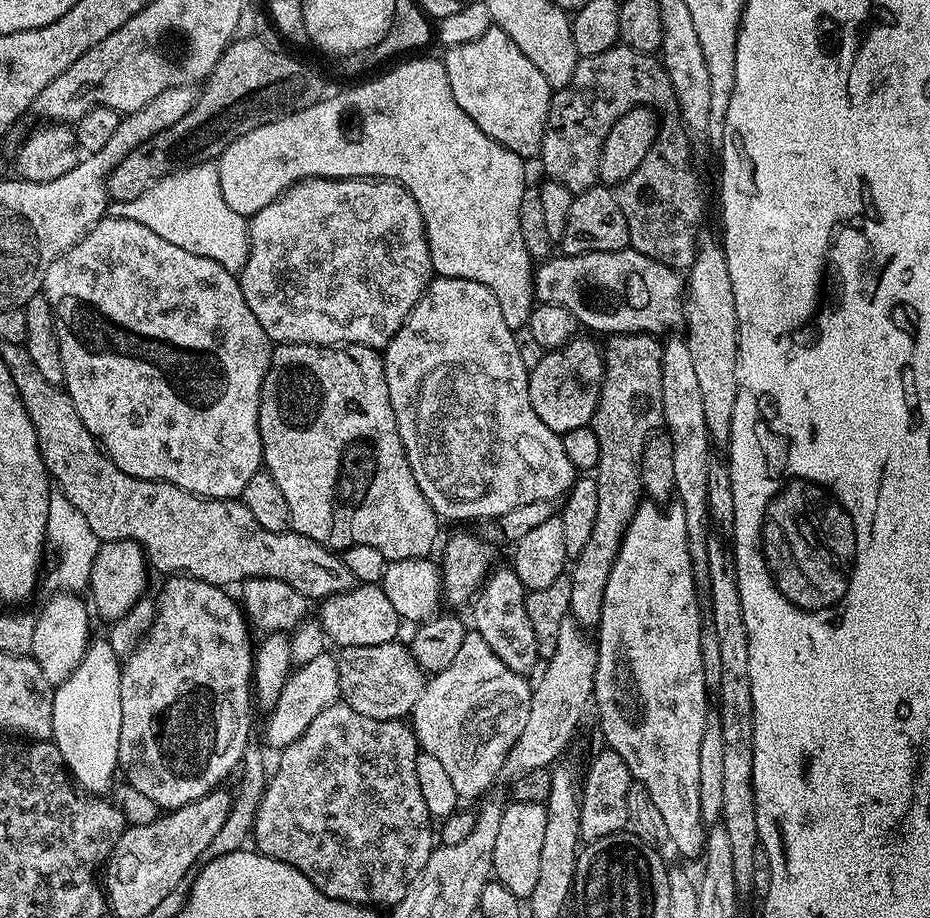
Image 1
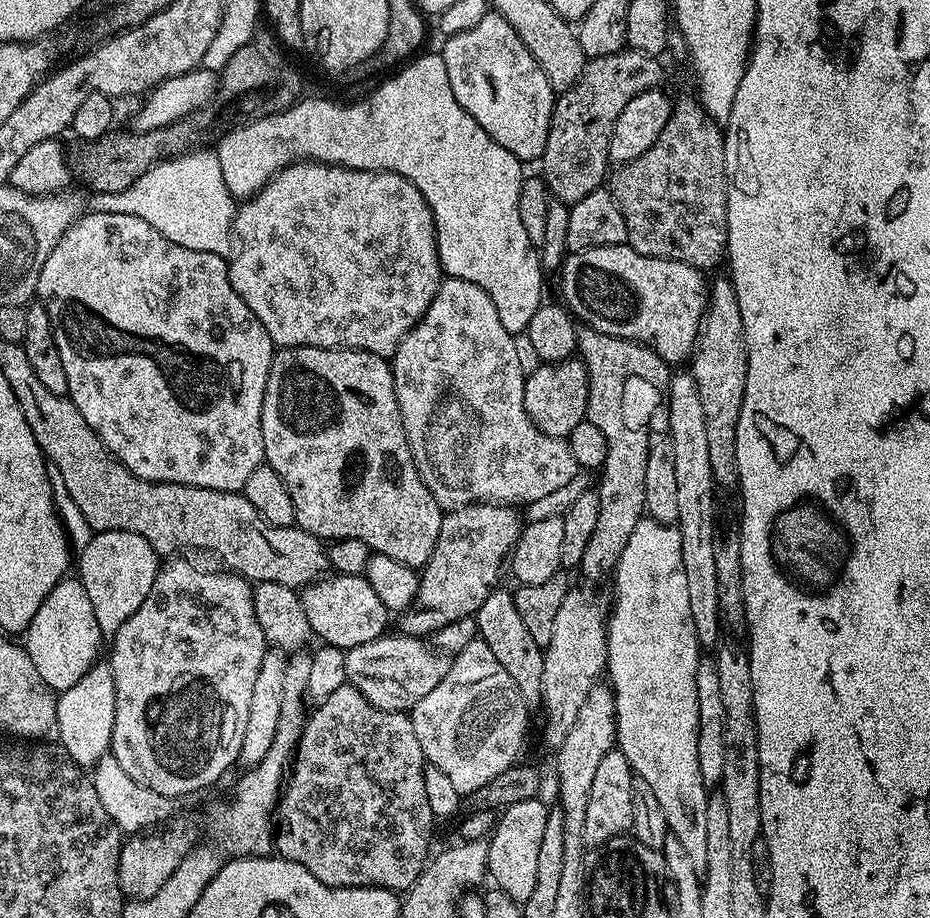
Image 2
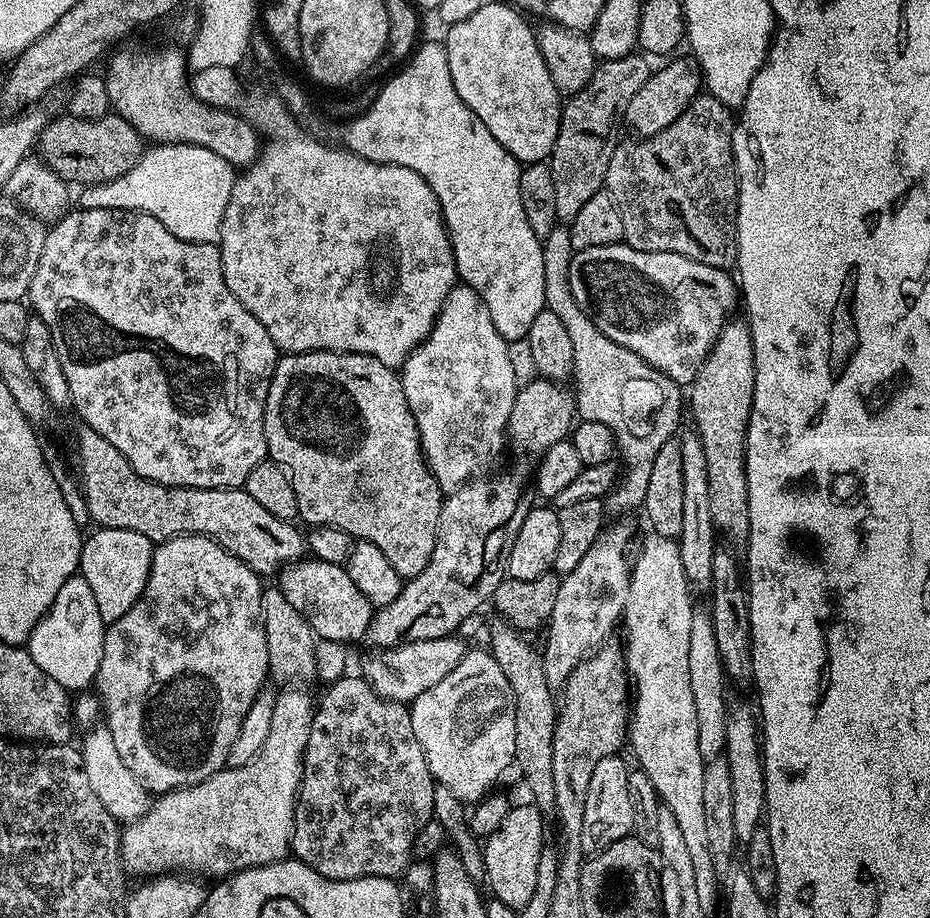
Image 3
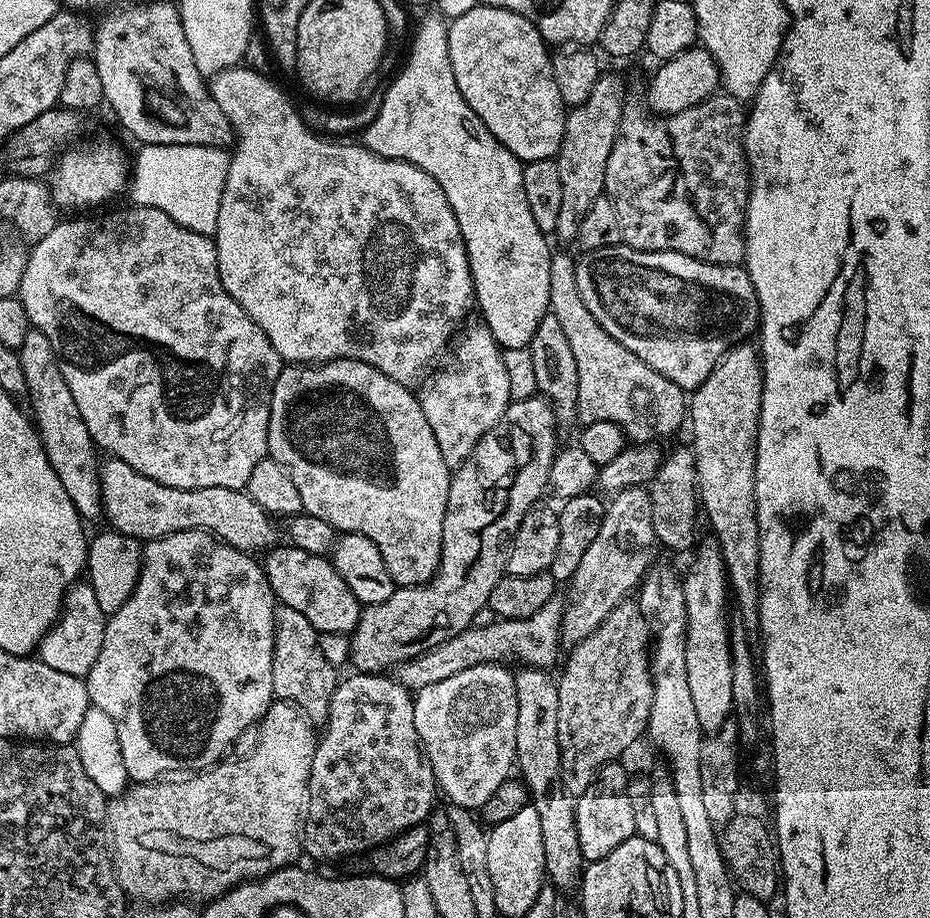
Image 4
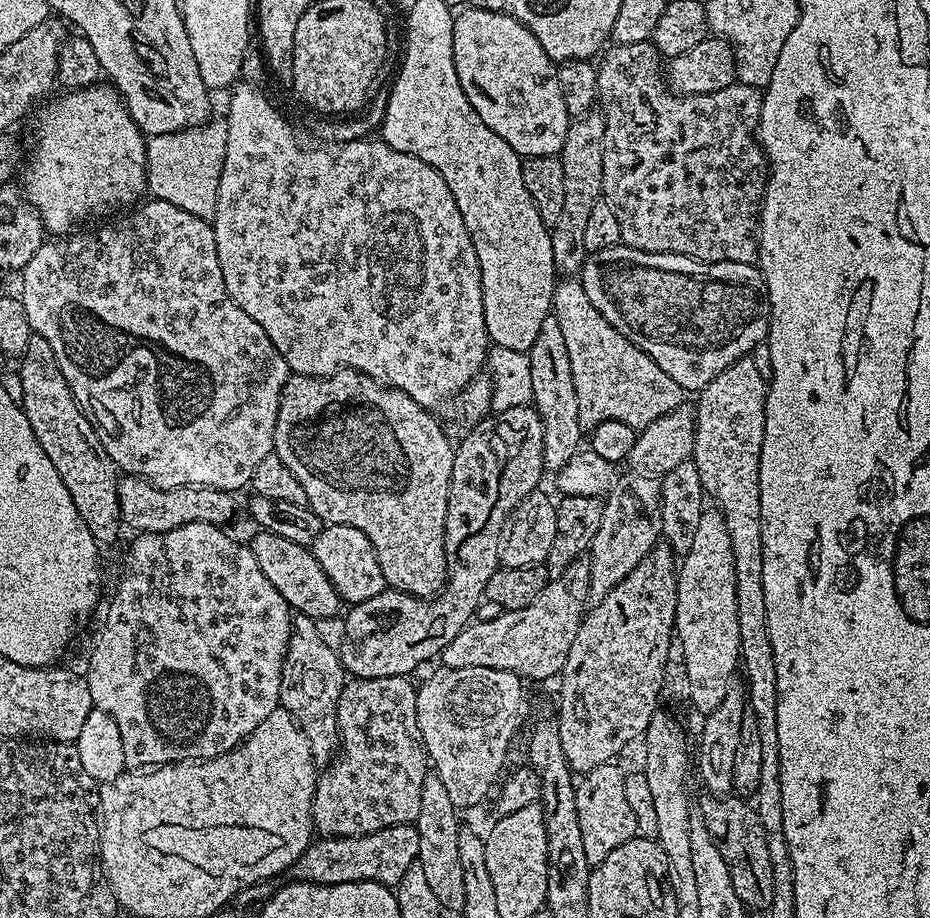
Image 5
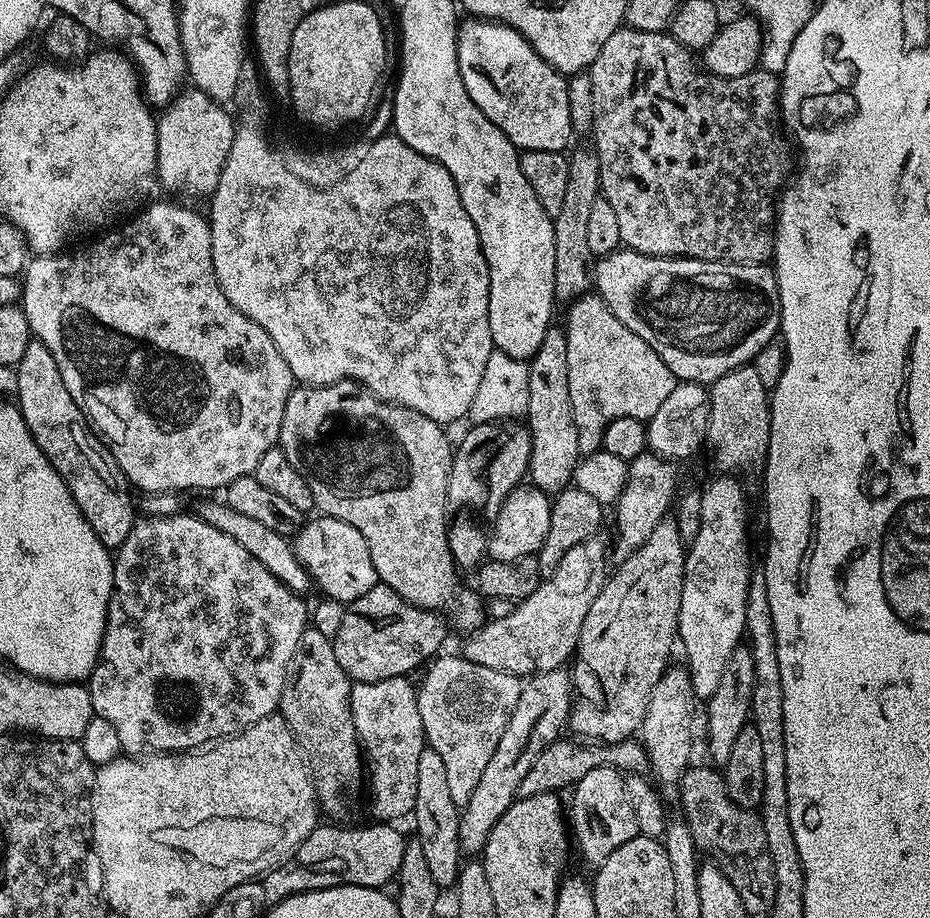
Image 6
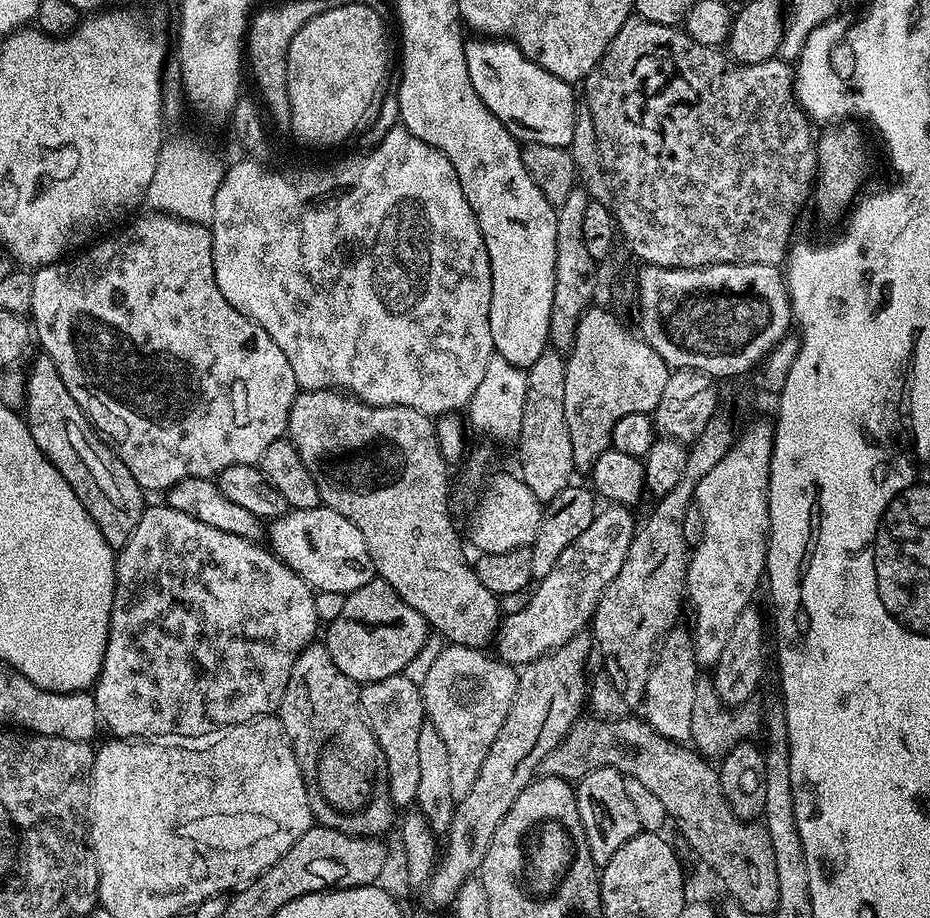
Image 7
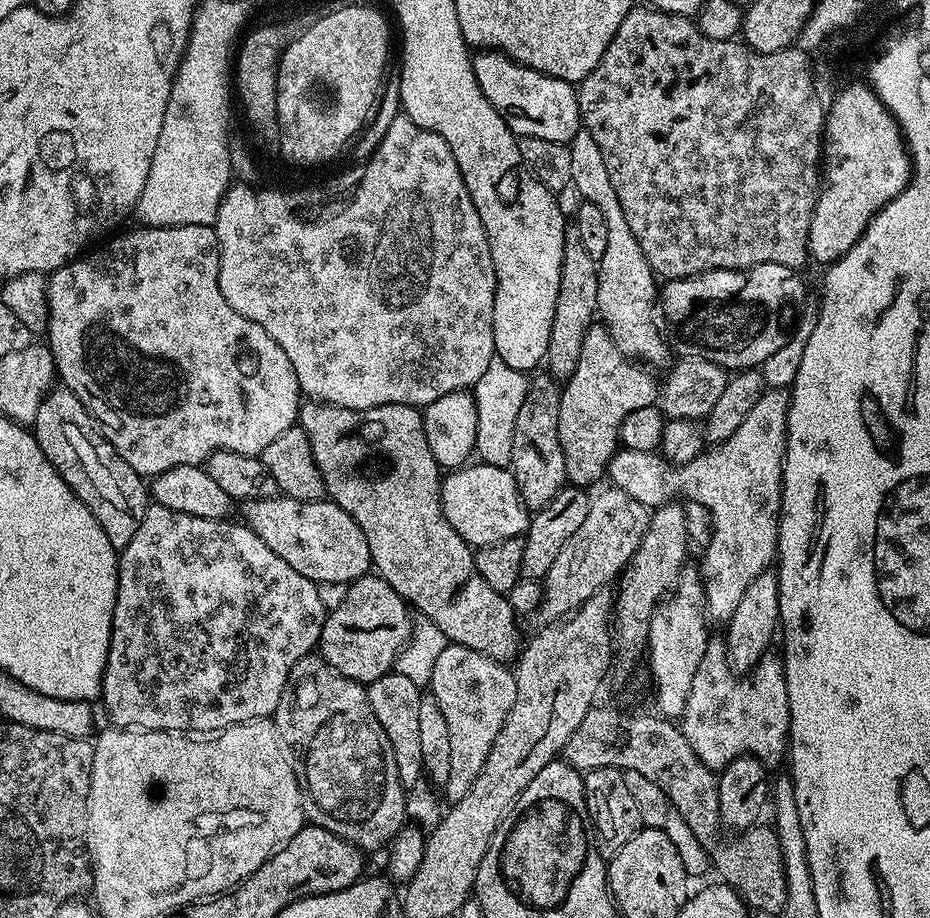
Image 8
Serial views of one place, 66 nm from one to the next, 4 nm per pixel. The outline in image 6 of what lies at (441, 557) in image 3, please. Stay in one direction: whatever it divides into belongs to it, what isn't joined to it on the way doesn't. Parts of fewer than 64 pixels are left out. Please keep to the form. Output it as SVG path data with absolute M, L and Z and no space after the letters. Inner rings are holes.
M498 420L491 424L472 424L469 432L461 438L452 458L452 469L448 475L448 502L453 509L465 508L460 517L453 519L450 524L450 543L452 556L461 569L475 569L485 559L488 550L489 533L472 516L485 516L488 522L496 519L502 502L528 476L530 462L530 446L532 436L528 432L527 423L515 420ZM378 582L373 588L366 590L362 598L347 605L342 618L342 627L339 628L336 636L331 637L334 658L338 658L338 666L342 666L348 679L357 684L382 682L382 678L408 676L420 663L423 665L431 661L443 649L440 647L444 644L444 624L446 628L445 617L439 611L415 608L413 604L394 594L394 590Z

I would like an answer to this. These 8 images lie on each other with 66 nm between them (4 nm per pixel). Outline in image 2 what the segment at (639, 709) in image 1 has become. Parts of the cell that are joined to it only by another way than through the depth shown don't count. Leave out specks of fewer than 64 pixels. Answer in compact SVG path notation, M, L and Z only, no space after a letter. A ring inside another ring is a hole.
M641 518L638 526L634 526L634 534L630 534L630 542L620 555L620 561L614 569L616 578L616 597L610 600L610 615L608 618L608 663L606 665L606 680L612 690L614 706L616 707L616 743L615 747L622 754L626 754L626 762L630 762L633 773L640 776L654 790L654 798L658 798L658 806L662 806L662 814L668 823L671 835L678 838L678 842L690 854L690 862L698 870L706 866L706 806L710 795L709 789L702 782L702 770L698 770L698 666L702 659L702 649L696 631L694 618L690 618L690 597L686 590L686 569L682 567L682 538L679 527L659 524L651 518Z

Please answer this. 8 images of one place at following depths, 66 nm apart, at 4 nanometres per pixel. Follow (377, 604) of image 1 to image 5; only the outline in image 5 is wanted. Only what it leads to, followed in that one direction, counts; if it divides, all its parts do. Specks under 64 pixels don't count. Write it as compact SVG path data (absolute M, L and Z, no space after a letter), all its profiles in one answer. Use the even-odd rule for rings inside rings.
M260 530L255 534L257 536L250 540L254 558L258 561L262 574L266 574L267 580L274 586L274 590L278 590L282 598L286 598L293 613L308 616L315 621L341 615L342 601L338 590L330 582L330 578L326 578L322 566L318 566L311 547L290 542L273 532Z

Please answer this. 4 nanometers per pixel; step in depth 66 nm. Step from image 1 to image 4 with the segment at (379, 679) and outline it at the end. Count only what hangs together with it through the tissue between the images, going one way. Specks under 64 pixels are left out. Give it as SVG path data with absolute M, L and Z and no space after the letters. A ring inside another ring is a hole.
M553 598L542 606L530 618L517 620L497 619L490 626L481 628L470 627L462 634L454 634L446 642L426 650L421 656L413 660L405 660L395 669L395 679L399 680L409 690L419 690L426 686L434 686L434 682L442 682L442 678L450 678L458 674L458 670L470 670L470 666L479 664L503 665L504 660L517 660L517 665L530 668L551 669L551 664L562 656L562 641L560 638L560 623L564 617L565 601Z

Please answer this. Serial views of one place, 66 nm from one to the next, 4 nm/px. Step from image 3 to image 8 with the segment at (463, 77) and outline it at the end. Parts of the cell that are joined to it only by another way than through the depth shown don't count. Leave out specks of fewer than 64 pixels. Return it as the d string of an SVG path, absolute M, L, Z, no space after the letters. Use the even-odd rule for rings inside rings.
M491 50L477 51L472 57L472 69L478 86L482 86L482 94L486 94L490 106L502 114L506 126L516 137L546 138L568 145L582 126L577 89L564 80L517 64L509 56Z

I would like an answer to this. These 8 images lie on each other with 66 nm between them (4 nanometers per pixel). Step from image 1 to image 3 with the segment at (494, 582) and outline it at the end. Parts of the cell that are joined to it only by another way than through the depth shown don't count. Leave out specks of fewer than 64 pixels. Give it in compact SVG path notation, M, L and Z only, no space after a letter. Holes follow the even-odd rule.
M497 622L492 628L492 645L490 651L498 666L502 666L502 674L506 674L506 682L510 682L510 690L514 690L516 699L516 718L514 722L515 763L524 764L524 780L528 783L528 792L533 796L535 807L541 813L552 814L556 811L554 800L554 730L558 715L558 696L546 680L544 658L539 647L531 644L529 637L520 629L507 622Z

